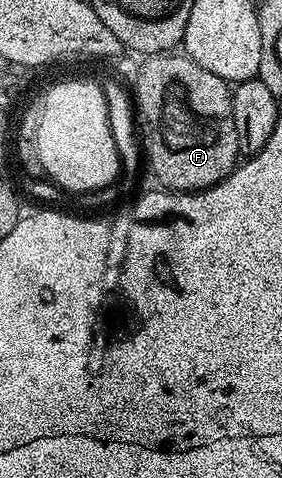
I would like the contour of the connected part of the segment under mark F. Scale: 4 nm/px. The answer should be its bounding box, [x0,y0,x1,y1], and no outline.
[135,53,239,191]

